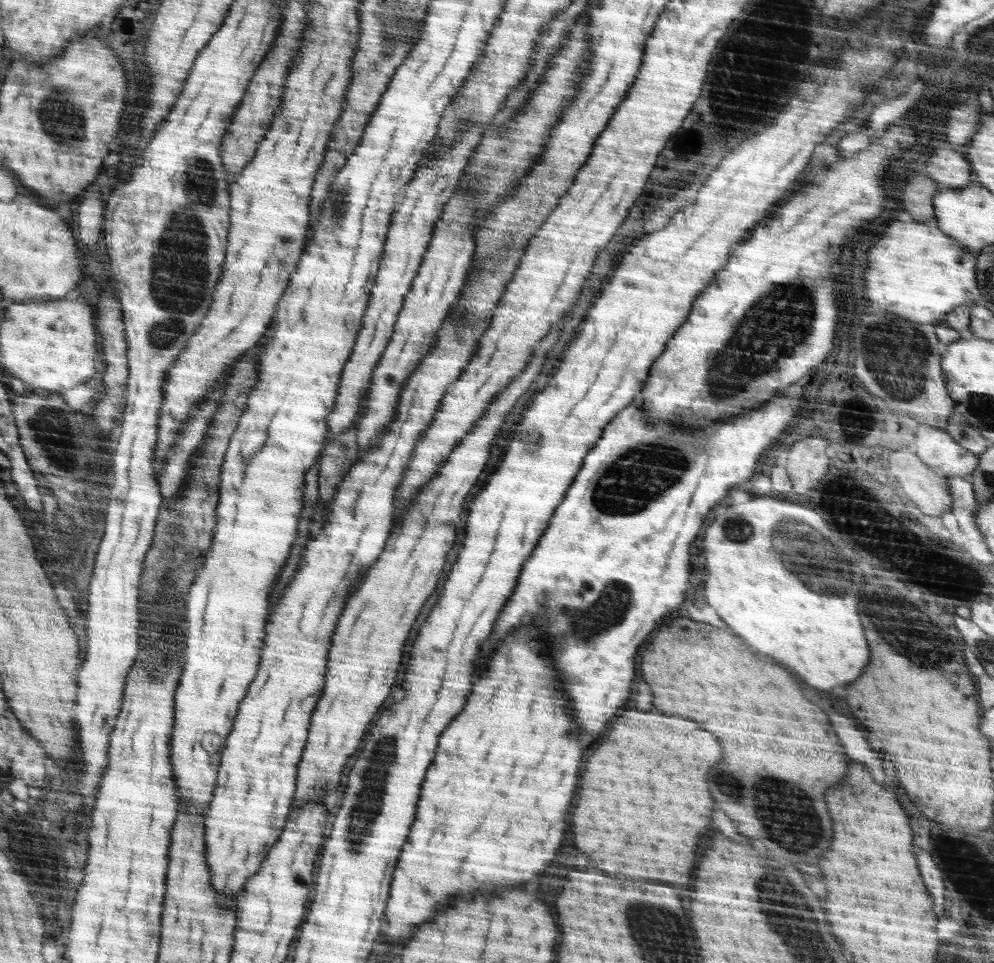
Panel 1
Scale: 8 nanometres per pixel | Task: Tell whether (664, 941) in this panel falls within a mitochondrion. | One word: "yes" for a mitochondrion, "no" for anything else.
yes

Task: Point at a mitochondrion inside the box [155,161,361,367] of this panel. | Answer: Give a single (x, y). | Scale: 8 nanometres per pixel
(342, 193)

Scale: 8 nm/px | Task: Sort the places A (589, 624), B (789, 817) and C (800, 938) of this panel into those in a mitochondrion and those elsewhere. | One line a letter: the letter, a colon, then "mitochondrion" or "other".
A: mitochondrion
B: mitochondrion
C: mitochondrion

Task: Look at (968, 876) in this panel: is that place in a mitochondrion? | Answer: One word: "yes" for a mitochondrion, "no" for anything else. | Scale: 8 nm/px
yes

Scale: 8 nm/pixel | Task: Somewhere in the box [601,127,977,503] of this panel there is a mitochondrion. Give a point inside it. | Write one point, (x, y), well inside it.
(775, 326)

